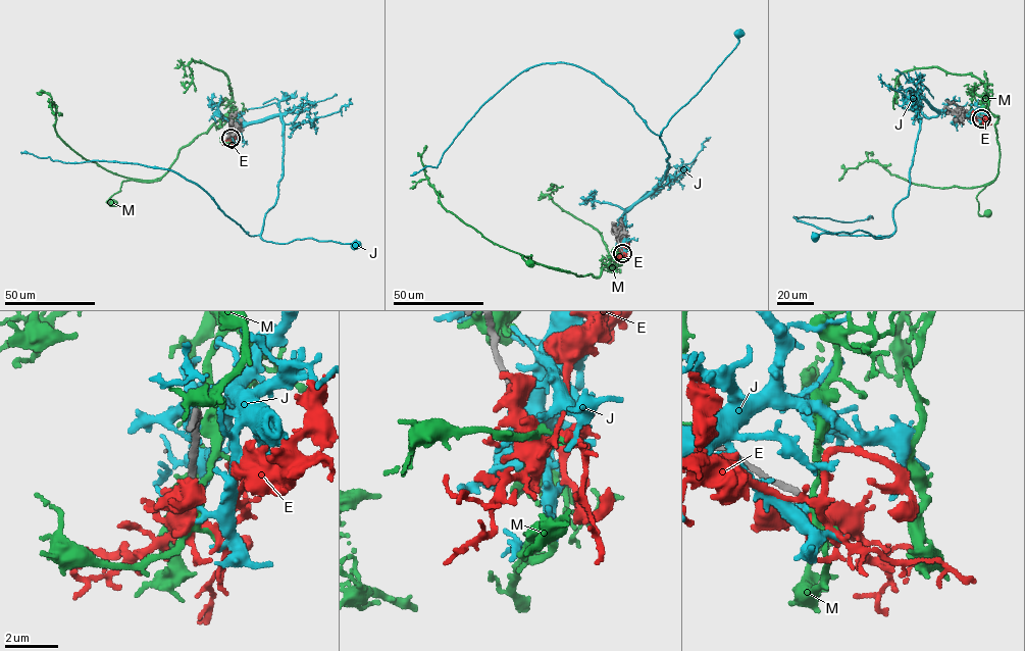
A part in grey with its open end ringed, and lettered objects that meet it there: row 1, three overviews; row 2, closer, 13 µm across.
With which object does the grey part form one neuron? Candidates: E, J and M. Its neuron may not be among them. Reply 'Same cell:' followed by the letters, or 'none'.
Same cell: none

